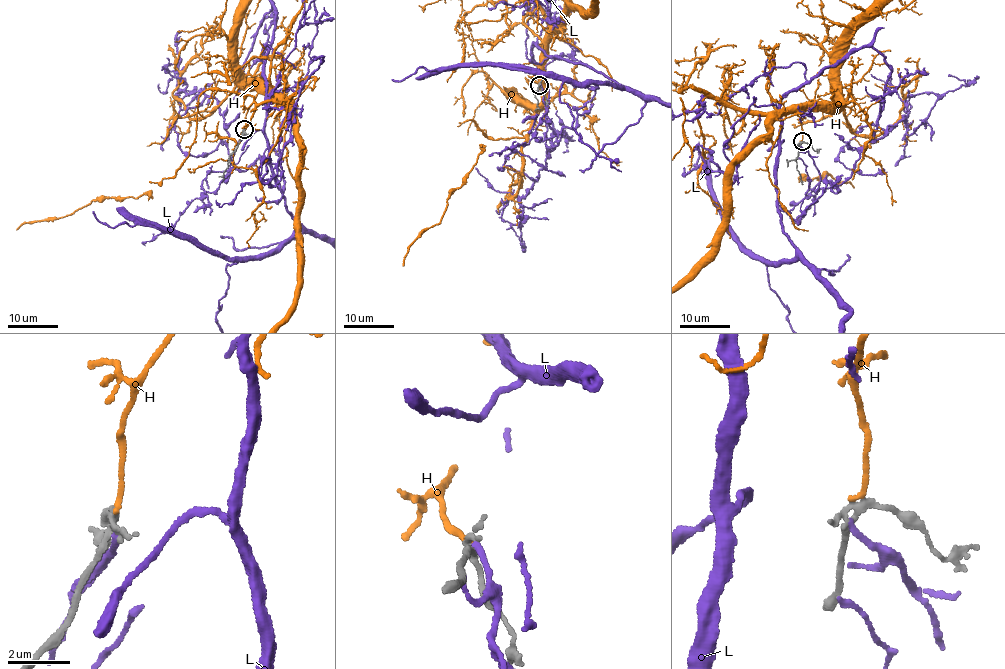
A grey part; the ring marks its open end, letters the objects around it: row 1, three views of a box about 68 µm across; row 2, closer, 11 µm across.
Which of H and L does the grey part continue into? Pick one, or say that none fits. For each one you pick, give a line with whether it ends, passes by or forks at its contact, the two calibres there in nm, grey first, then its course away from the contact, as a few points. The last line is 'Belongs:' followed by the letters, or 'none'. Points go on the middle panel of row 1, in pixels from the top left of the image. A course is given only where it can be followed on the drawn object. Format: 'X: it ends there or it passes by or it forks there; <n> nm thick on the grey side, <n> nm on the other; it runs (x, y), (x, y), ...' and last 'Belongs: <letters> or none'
H: it ends there; 170 nm thick on the grey side, 170 nm on the other
Belongs: H

